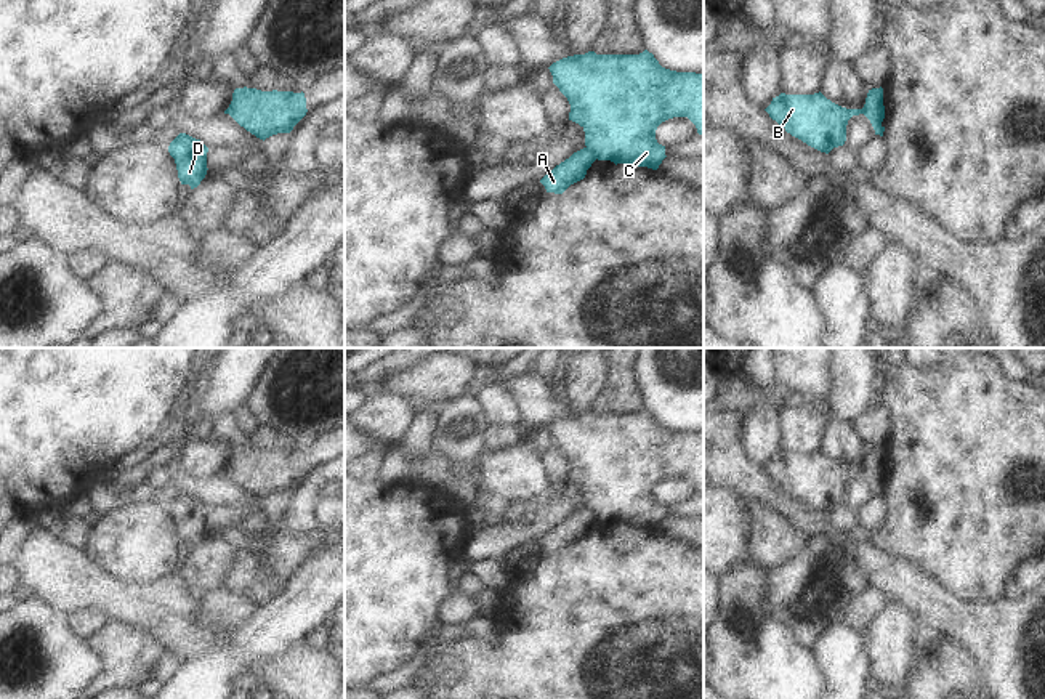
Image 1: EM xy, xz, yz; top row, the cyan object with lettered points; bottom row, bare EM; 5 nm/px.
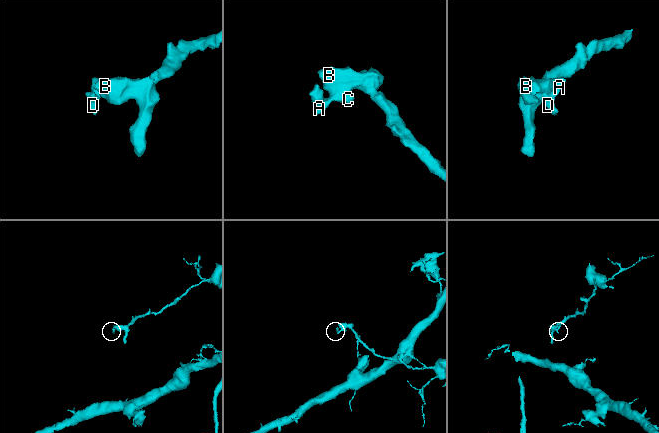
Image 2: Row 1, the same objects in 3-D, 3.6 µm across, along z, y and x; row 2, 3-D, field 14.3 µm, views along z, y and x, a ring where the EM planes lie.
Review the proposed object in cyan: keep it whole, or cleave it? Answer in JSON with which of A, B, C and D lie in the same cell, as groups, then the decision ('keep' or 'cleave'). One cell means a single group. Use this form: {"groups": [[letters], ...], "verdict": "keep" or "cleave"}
{"groups": [["A", "D"], ["B", "C"]], "verdict": "cleave"}

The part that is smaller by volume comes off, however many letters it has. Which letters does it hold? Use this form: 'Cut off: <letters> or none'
Cut off: A, D

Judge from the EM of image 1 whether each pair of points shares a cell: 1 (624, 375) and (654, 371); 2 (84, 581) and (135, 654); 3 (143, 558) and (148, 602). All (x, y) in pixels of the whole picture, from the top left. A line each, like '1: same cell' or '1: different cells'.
1: different cells
2: different cells
3: different cells

